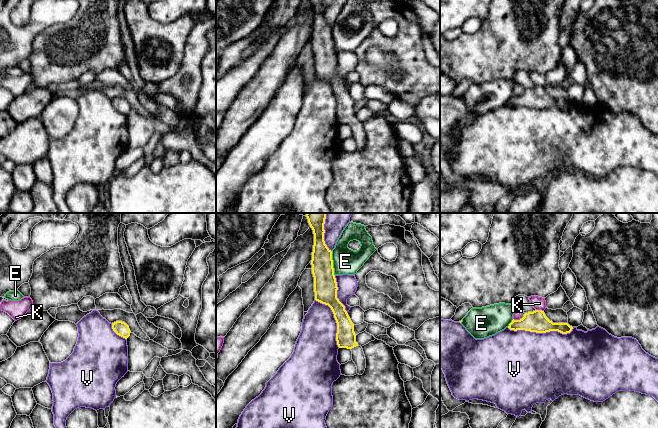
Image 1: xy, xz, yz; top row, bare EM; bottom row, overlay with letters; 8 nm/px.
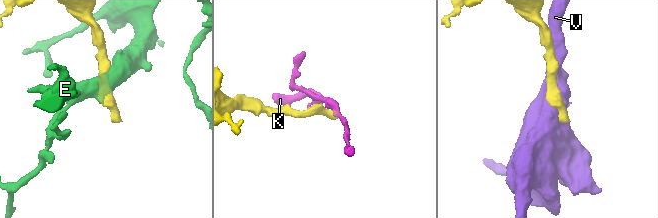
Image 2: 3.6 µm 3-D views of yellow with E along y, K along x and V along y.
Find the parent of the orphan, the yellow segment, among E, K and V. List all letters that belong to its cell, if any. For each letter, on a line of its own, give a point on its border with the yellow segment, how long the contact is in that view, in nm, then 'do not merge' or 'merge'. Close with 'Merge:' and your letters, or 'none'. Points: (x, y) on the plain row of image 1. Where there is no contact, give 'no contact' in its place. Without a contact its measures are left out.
E: contact xz (332, 39); length 200 nm; do not merge
K: contact yz (540, 86); length 70 nm; do not merge
V: contact yz (540, 108); length 550 nm; do not merge
Merge: none

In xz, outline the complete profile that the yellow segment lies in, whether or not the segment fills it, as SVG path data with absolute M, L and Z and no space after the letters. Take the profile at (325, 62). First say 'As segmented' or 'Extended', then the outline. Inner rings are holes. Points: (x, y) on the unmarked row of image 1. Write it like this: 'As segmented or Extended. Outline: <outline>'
Extended. Outline: M309 0L314 10L312 28L312 50L314 53L315 76L328 81L337 99L336 117L339 124L352 127L352 136L357 150L362 151L366 144L366 134L361 122L356 118L354 100L345 82L337 74L337 58L334 51L332 27L324 17L324 0Z

